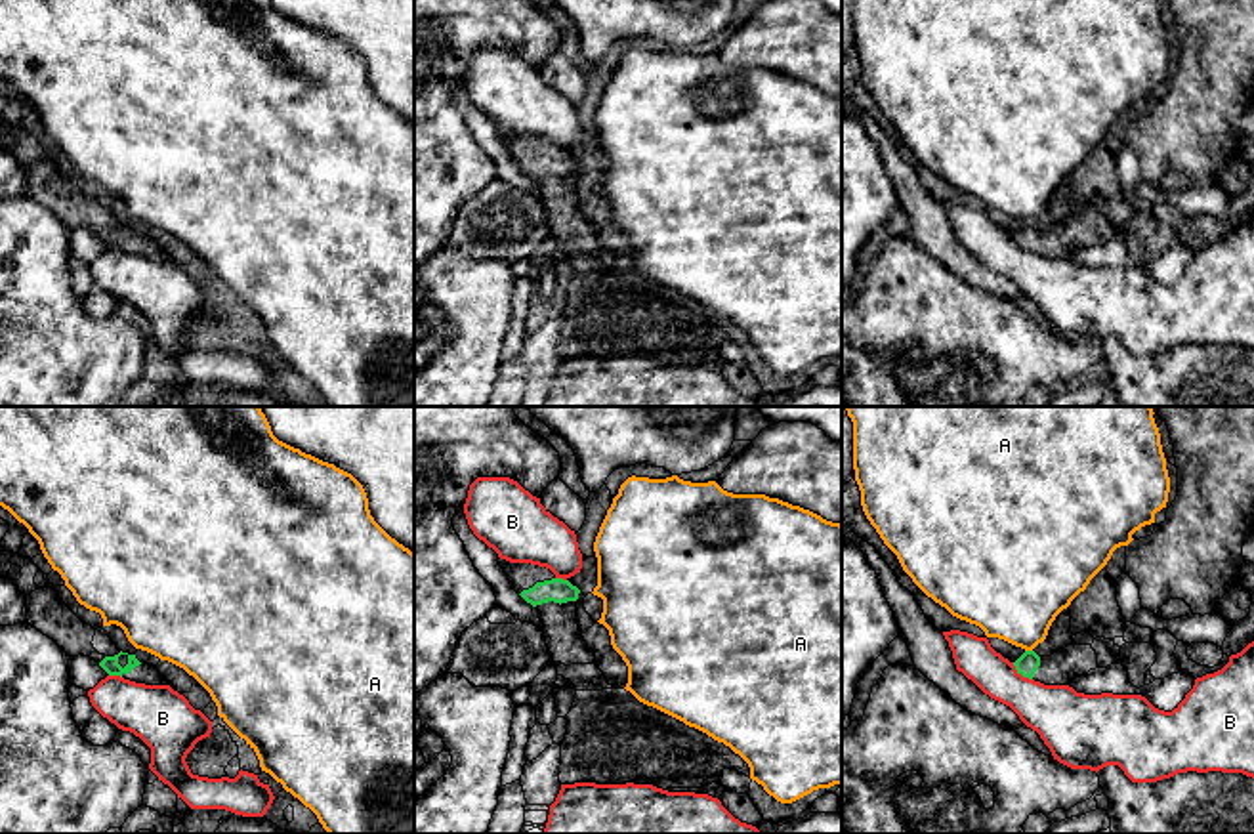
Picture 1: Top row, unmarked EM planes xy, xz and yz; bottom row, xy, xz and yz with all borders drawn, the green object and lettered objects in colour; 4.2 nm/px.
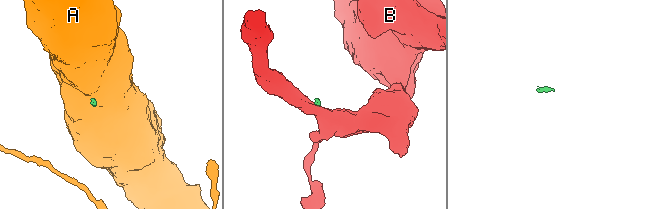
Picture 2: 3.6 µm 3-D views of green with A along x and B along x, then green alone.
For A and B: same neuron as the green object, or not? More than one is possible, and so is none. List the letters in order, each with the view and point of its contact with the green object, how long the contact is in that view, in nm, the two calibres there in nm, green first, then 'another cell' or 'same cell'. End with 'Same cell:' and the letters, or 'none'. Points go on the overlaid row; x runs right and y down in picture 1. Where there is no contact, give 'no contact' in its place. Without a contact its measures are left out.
A: contact yz (1029, 651); length 30 nm; calibres 90 and 400 nm; another cell
B: contact yz (1022, 674); length 120 nm; calibres 90 and 240 nm; another cell
Same cell: none

